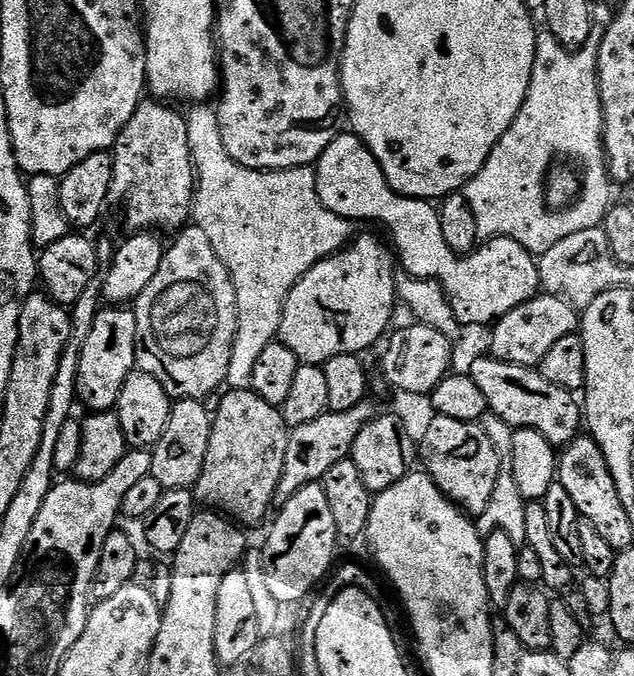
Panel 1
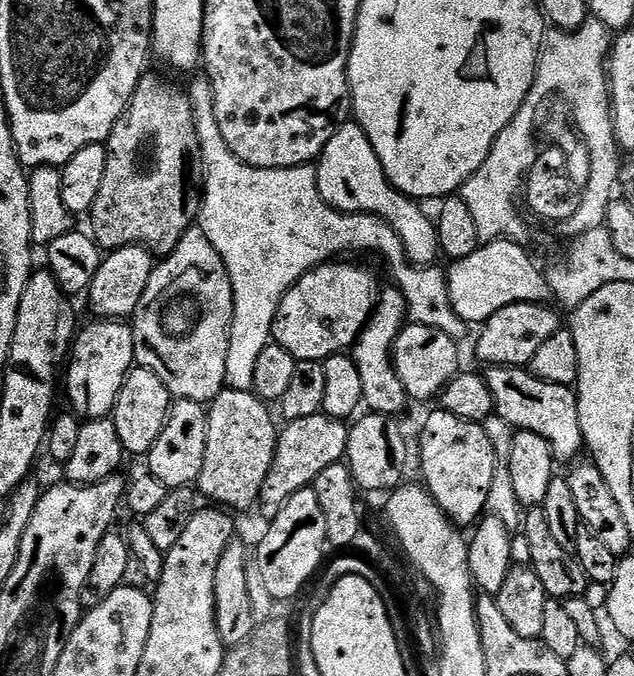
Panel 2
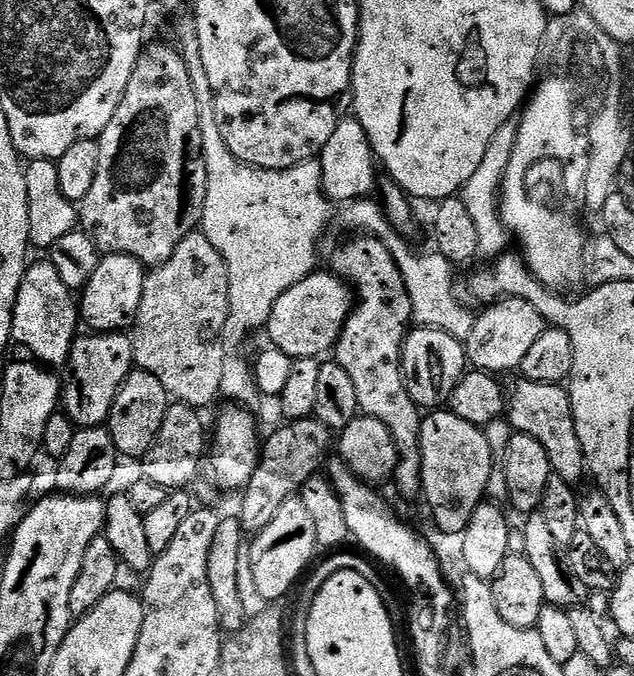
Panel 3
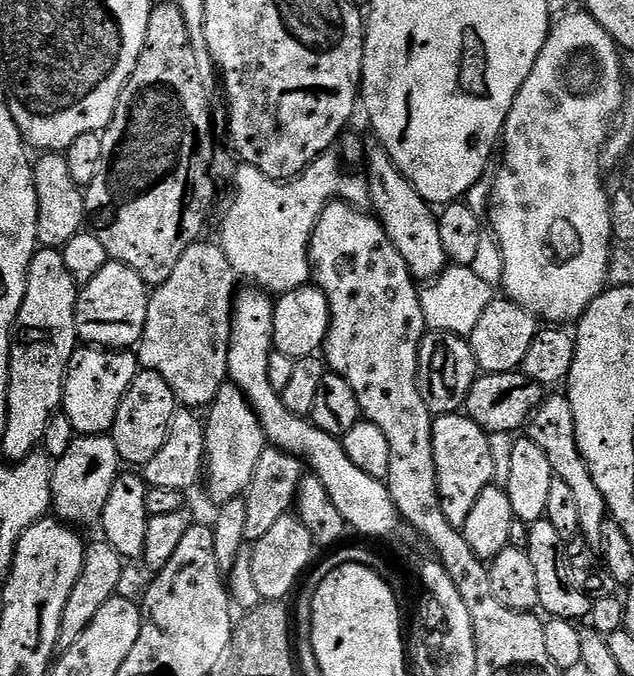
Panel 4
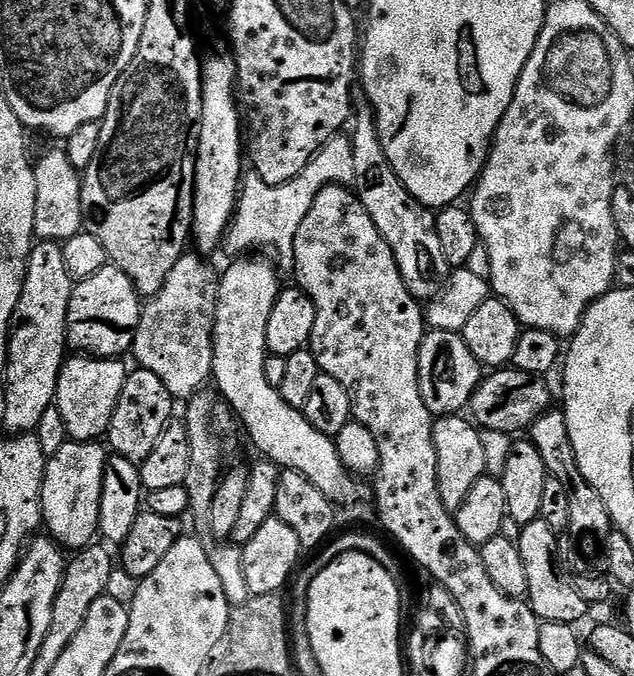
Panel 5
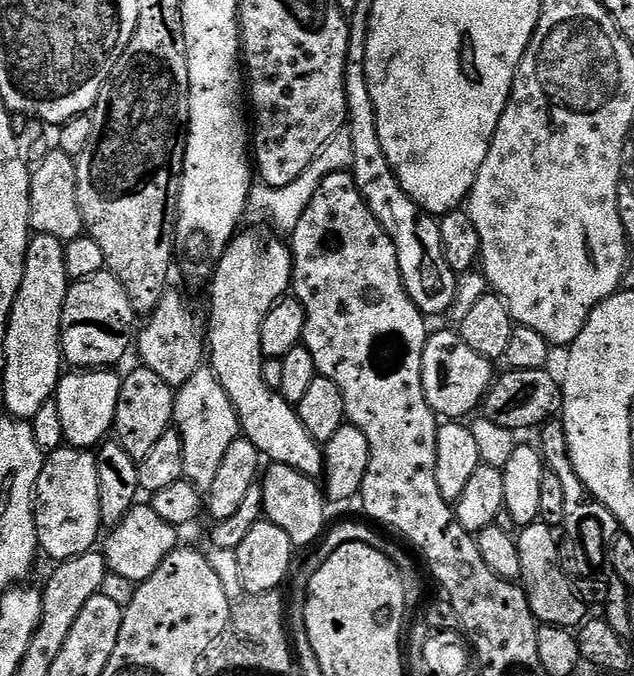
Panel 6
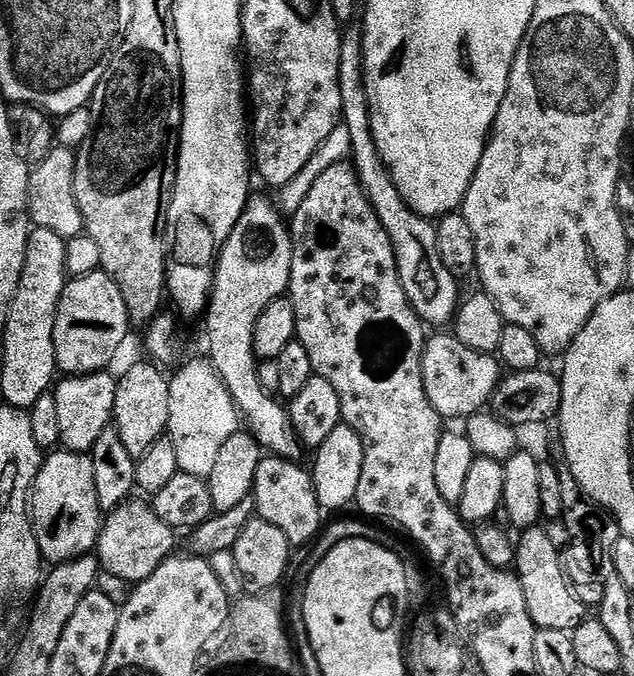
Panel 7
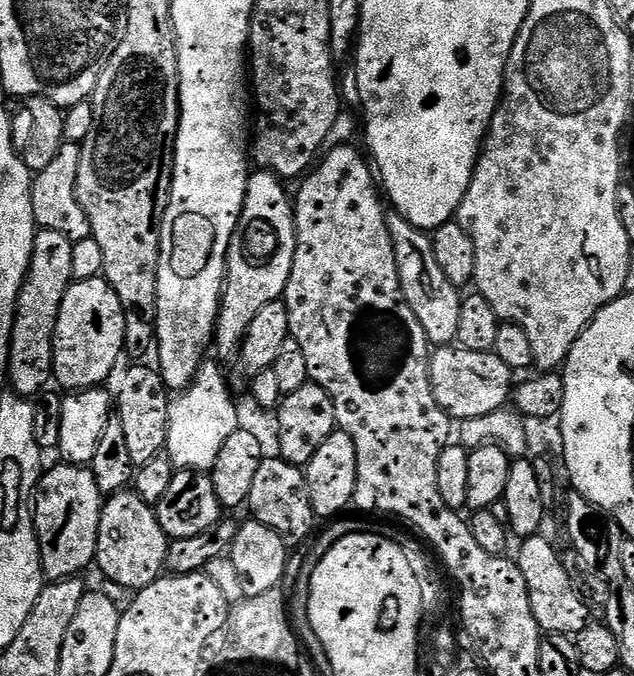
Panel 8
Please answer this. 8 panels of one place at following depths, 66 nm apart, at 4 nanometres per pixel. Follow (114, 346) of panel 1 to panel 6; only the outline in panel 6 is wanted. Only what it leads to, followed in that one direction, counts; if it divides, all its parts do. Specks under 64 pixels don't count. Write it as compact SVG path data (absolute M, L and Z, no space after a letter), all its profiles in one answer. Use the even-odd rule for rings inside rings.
M72 370L69 373L69 376L68 373L61 375L54 397L62 417L64 444L92 450L113 431L122 376L116 370Z

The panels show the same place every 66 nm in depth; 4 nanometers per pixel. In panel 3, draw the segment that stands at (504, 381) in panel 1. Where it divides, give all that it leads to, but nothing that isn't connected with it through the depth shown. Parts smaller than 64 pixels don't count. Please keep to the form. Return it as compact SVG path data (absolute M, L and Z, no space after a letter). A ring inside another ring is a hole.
M523 378L517 379L517 384L506 392L506 419L516 432L526 434L542 442L542 450L546 450L546 458L550 458L553 473L568 484L579 485L579 480L586 476L586 461L582 442L578 442L578 430L574 426L574 410L568 397L568 390L564 384L539 384Z

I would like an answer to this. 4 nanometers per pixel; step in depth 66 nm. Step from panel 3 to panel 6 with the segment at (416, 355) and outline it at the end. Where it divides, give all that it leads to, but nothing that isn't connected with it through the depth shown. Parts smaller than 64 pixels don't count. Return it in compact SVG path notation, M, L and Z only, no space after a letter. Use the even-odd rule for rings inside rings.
M433 331L422 354L422 390L426 394L426 402L436 411L437 417L447 418L452 422L463 421L463 416L471 417L471 412L483 405L485 396L493 385L492 368L493 361L470 350L459 331Z

